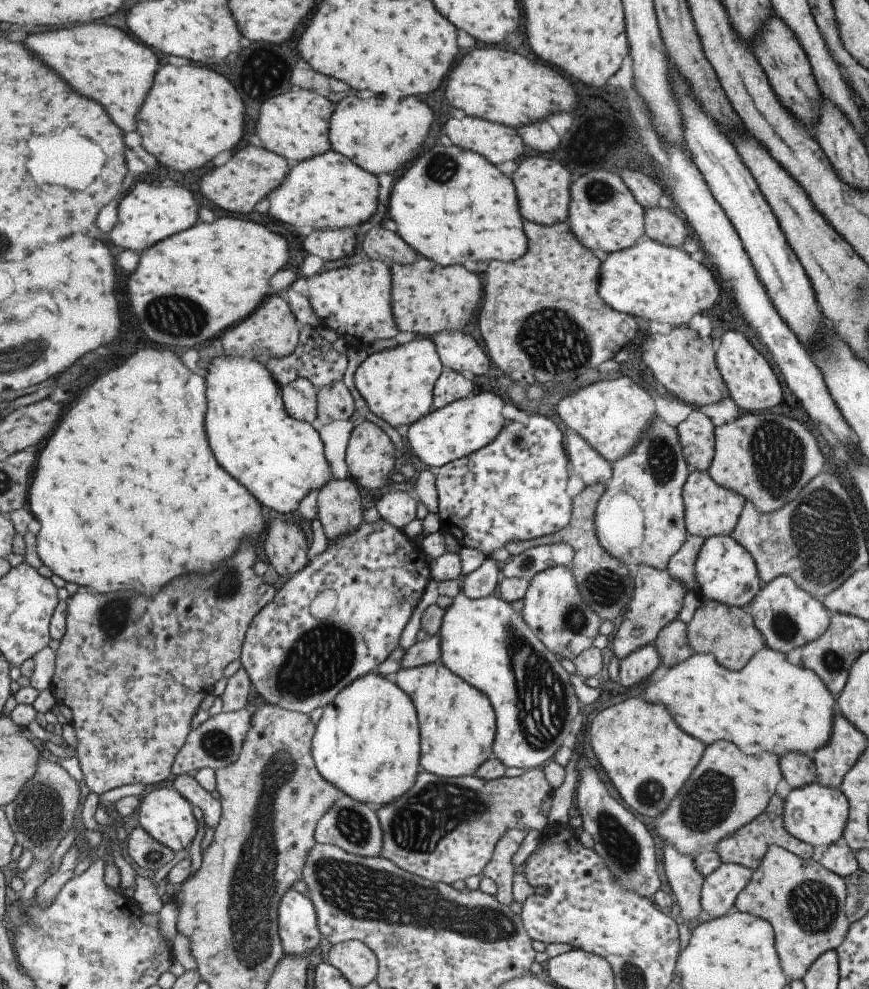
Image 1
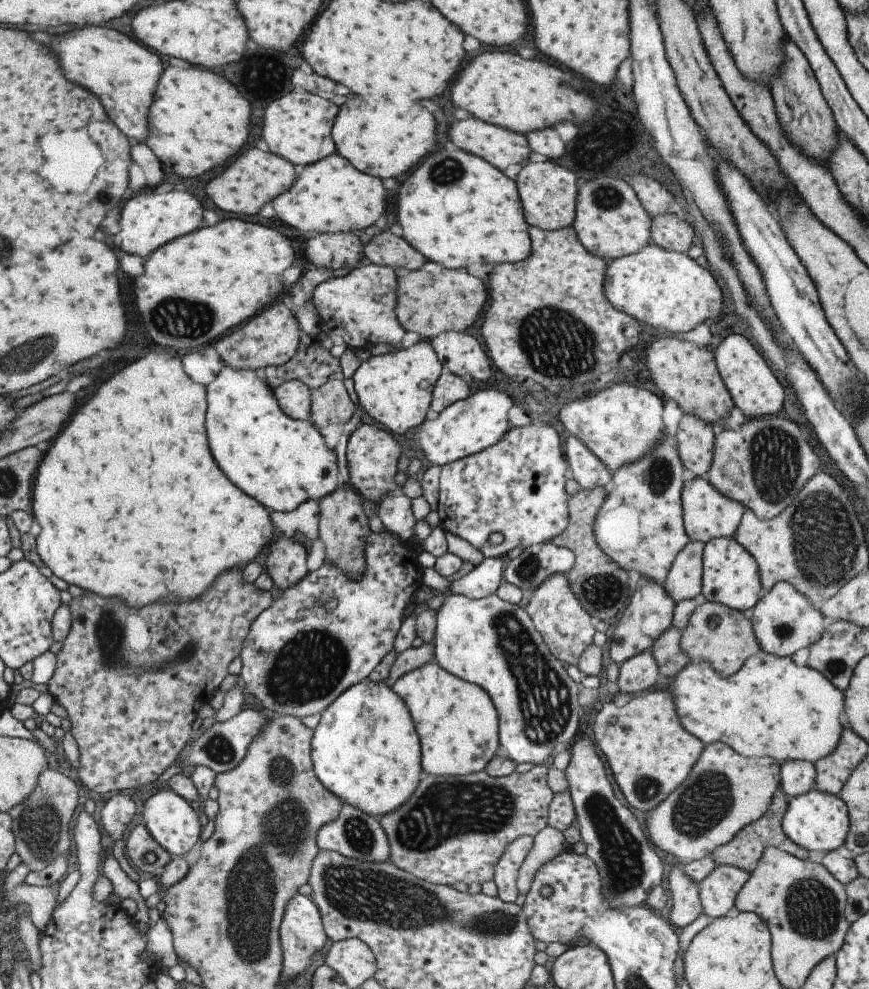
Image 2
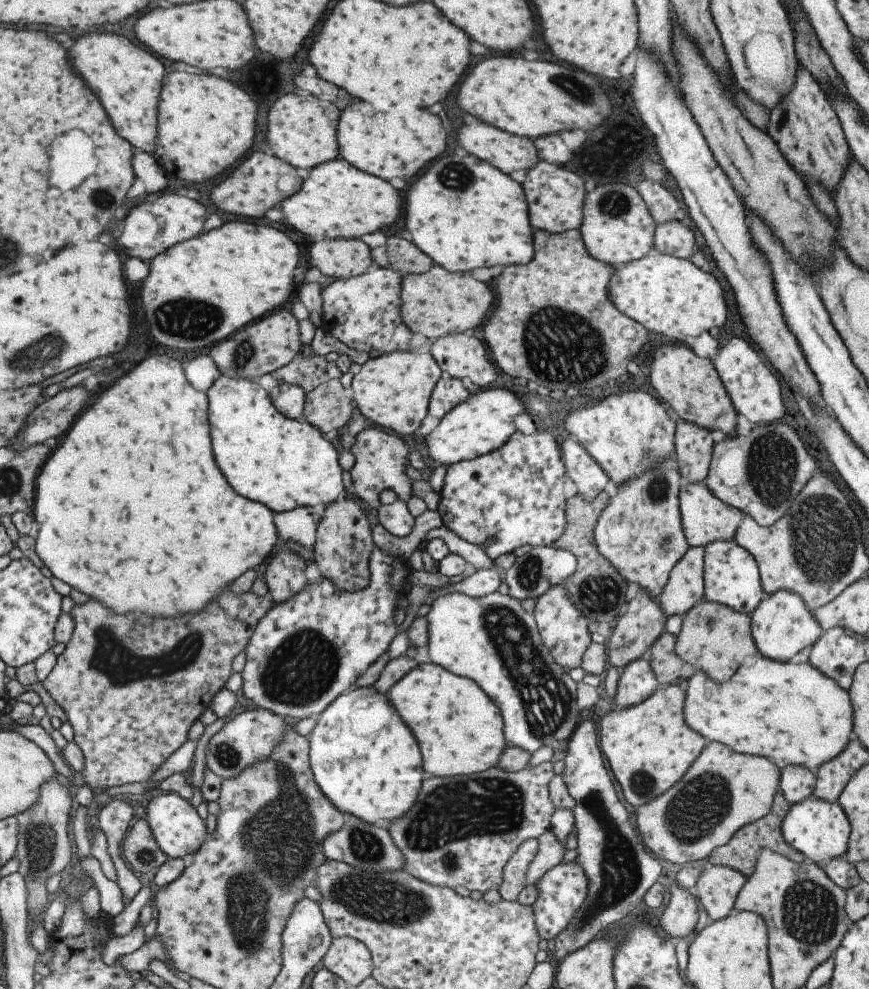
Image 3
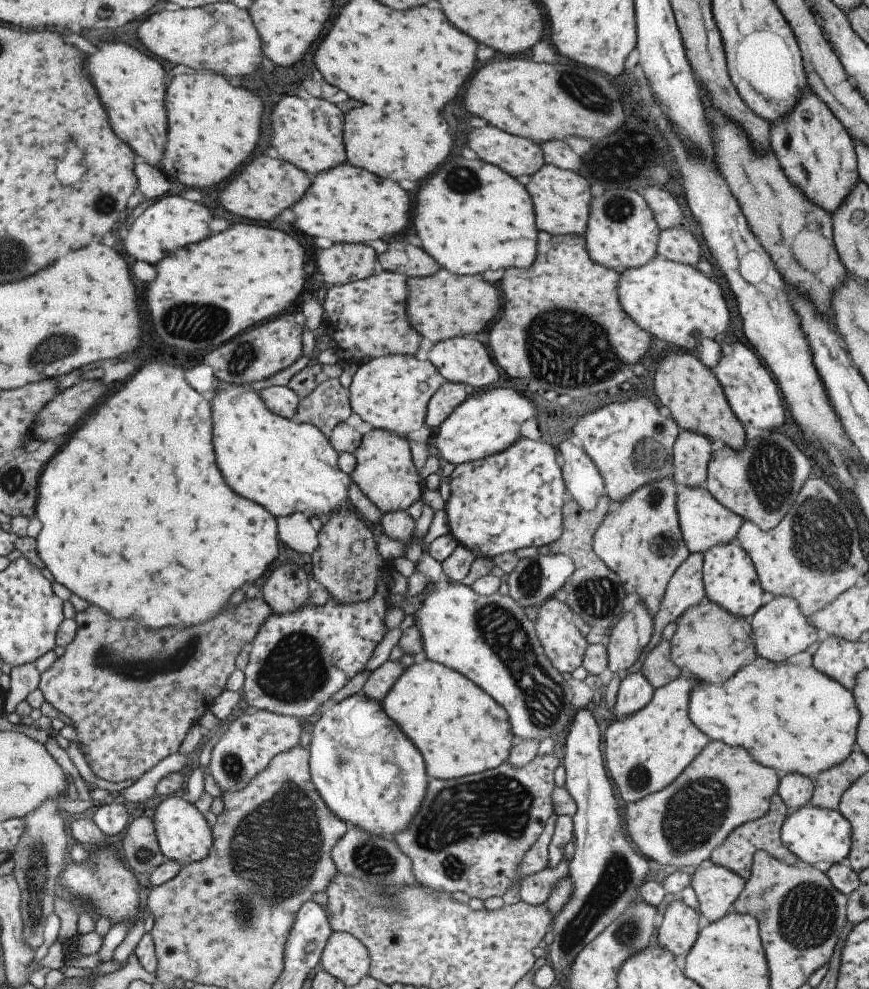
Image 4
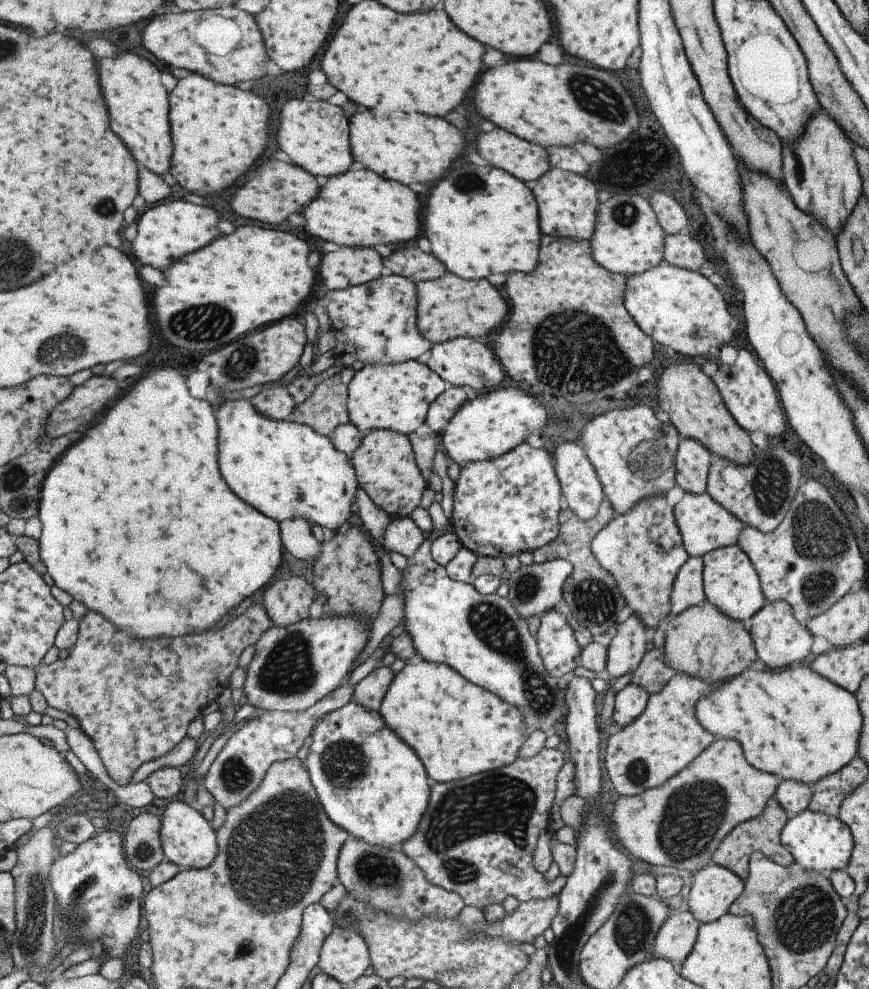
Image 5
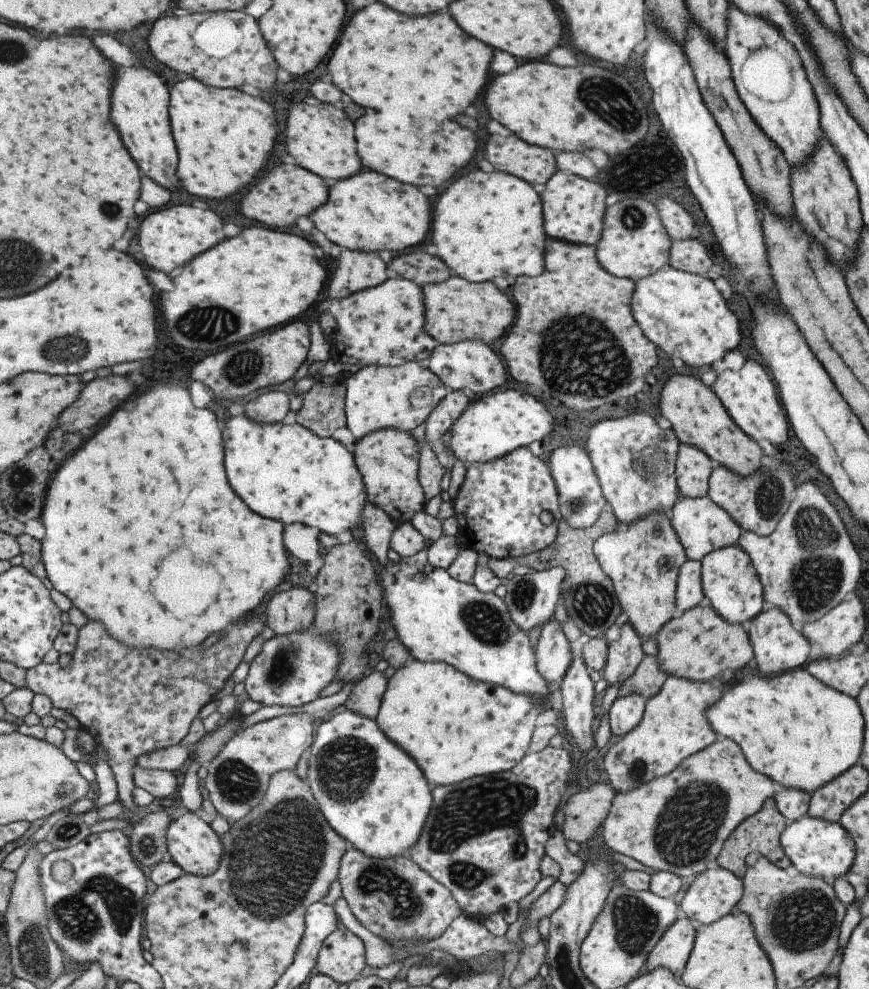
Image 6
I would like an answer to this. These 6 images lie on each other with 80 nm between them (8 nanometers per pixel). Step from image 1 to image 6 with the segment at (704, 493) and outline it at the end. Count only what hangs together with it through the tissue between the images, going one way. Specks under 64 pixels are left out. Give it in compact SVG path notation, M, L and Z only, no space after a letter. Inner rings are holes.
M707 496L696 499L690 499L689 497L679 498L670 508L668 519L689 561L700 561L712 550L737 544L739 535L743 531L722 508L719 508Z

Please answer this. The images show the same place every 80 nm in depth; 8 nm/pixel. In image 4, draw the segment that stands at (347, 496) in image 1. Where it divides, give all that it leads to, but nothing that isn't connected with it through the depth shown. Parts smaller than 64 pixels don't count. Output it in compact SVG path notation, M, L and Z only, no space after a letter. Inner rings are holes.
M351 507L340 508L329 516L316 533L317 548L311 554L311 575L317 584L327 590L338 605L369 600L376 590L378 571L383 568L383 560L376 549L376 532L365 524L361 517L350 513Z

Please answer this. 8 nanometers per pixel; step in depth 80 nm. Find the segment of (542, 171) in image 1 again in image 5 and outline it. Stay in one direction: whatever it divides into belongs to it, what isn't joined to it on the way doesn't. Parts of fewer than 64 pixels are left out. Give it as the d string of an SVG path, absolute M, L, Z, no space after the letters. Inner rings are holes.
M549 168L530 186L538 208L539 230L543 235L591 240L599 204L597 188L591 181L583 175Z

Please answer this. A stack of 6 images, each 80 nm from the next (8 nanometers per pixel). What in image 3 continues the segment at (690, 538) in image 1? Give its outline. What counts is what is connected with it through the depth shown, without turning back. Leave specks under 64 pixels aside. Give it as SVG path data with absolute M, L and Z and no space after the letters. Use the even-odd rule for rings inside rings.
M688 547L670 570L667 582L656 598L656 605L665 616L682 616L703 599L702 566L704 547Z

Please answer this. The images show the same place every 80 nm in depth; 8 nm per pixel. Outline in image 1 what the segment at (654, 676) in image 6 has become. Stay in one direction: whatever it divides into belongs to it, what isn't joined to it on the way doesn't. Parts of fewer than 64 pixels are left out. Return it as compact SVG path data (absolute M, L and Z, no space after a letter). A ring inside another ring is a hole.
M673 619L666 624L651 644L667 668L685 660L693 652L686 643L686 624Z

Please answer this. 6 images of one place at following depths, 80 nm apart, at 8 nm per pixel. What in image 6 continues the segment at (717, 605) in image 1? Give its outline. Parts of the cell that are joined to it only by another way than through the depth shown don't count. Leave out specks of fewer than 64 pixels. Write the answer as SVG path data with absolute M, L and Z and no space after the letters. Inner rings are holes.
M694 606L673 616L656 632L658 669L666 675L689 679L690 681L709 681L719 676L735 677L753 653L745 625L724 621L711 606Z

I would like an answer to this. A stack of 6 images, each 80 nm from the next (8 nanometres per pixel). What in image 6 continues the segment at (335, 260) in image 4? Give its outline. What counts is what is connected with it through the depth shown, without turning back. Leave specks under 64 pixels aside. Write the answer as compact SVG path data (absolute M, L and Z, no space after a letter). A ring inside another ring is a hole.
M341 248L339 258L336 261L326 264L328 270L327 298L344 299L350 294L362 291L363 289L371 289L385 282L385 268L387 264L381 261L377 253L364 253L363 251L352 251Z

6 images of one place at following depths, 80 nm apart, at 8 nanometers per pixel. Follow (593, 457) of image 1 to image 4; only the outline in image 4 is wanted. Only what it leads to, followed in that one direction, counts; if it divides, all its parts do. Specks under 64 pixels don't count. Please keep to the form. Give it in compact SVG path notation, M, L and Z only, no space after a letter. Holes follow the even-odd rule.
M567 440L561 442L561 444L556 447L556 456L559 462L565 490L569 492L571 501L584 511L593 510L599 497L604 494L604 482L596 466L585 454L583 448L579 448L579 446L575 446L575 444L567 442Z

